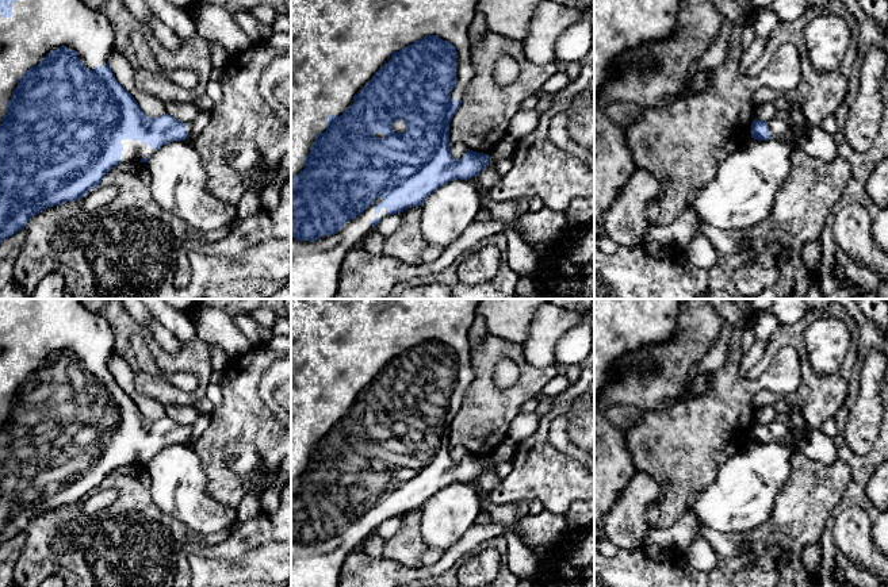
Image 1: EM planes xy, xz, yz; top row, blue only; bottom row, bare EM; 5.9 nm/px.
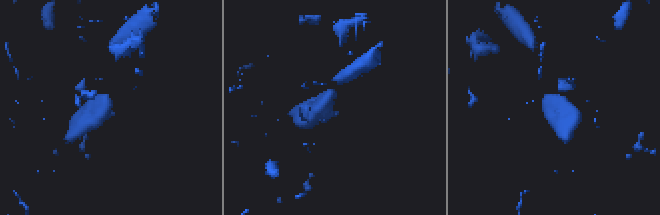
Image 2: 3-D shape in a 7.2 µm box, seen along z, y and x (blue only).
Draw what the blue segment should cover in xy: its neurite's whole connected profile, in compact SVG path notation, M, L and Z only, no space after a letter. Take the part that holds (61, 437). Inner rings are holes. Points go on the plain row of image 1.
M0 299L0 546L26 530L26 526L47 510L80 503L92 491L100 488L106 477L120 465L146 465L162 448L173 444L190 444L192 426L183 426L169 417L148 419L135 402L115 381L108 360L114 353L114 331L110 323L89 311L81 299Z

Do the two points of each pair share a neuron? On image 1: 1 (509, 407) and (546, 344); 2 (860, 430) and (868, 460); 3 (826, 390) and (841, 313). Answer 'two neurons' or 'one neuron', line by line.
1: two neurons
2: two neurons
3: one neuron

